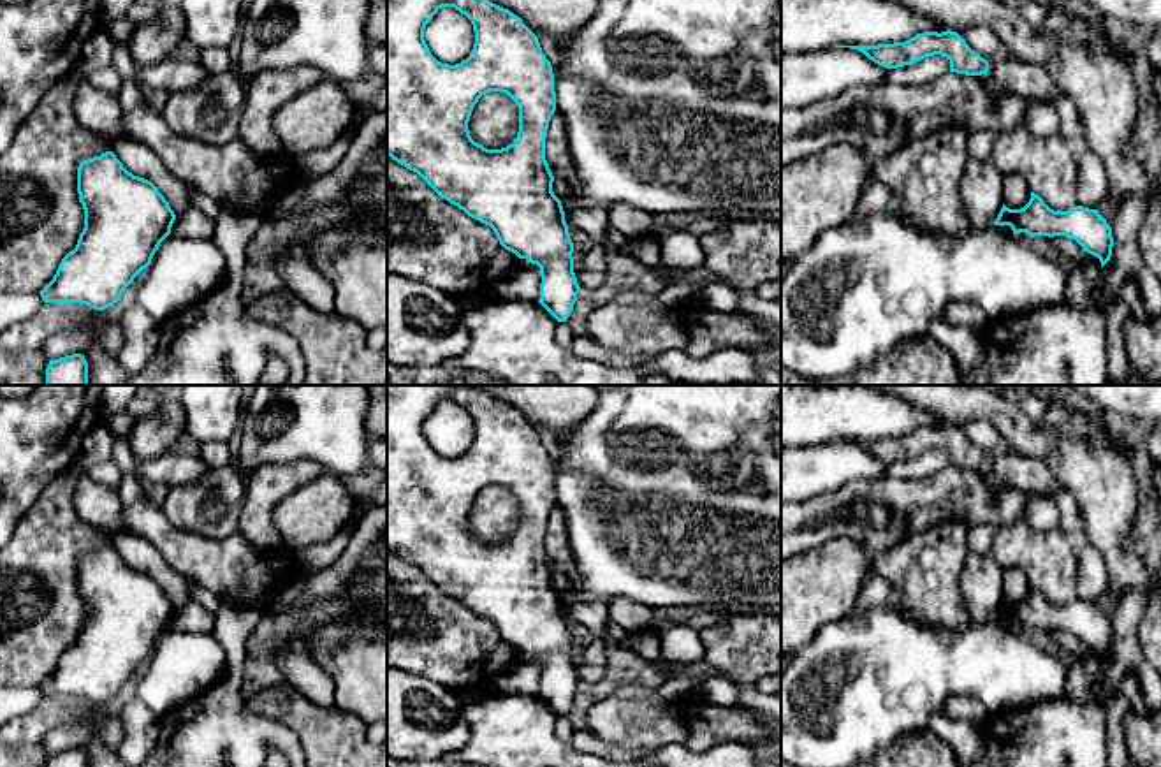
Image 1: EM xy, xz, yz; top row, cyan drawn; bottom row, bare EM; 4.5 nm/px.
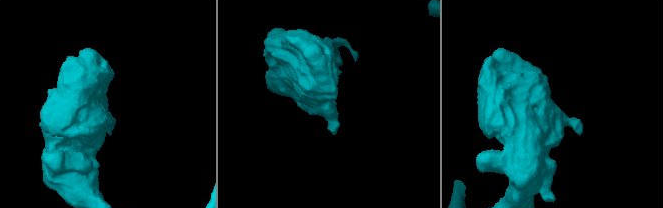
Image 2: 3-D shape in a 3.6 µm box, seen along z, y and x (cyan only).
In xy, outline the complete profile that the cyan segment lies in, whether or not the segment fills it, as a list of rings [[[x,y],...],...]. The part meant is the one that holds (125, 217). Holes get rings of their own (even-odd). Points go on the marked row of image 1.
[[[113,151],[86,158],[77,167],[77,194],[84,209],[84,229],[53,280],[39,292],[44,303],[81,303],[106,310],[120,301],[134,278],[151,264],[176,220],[158,188],[128,172]]]

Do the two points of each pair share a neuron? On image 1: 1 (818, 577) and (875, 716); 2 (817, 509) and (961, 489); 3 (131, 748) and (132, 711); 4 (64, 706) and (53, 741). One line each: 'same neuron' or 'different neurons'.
1: different neurons
2: same neuron
3: same neuron
4: different neurons

